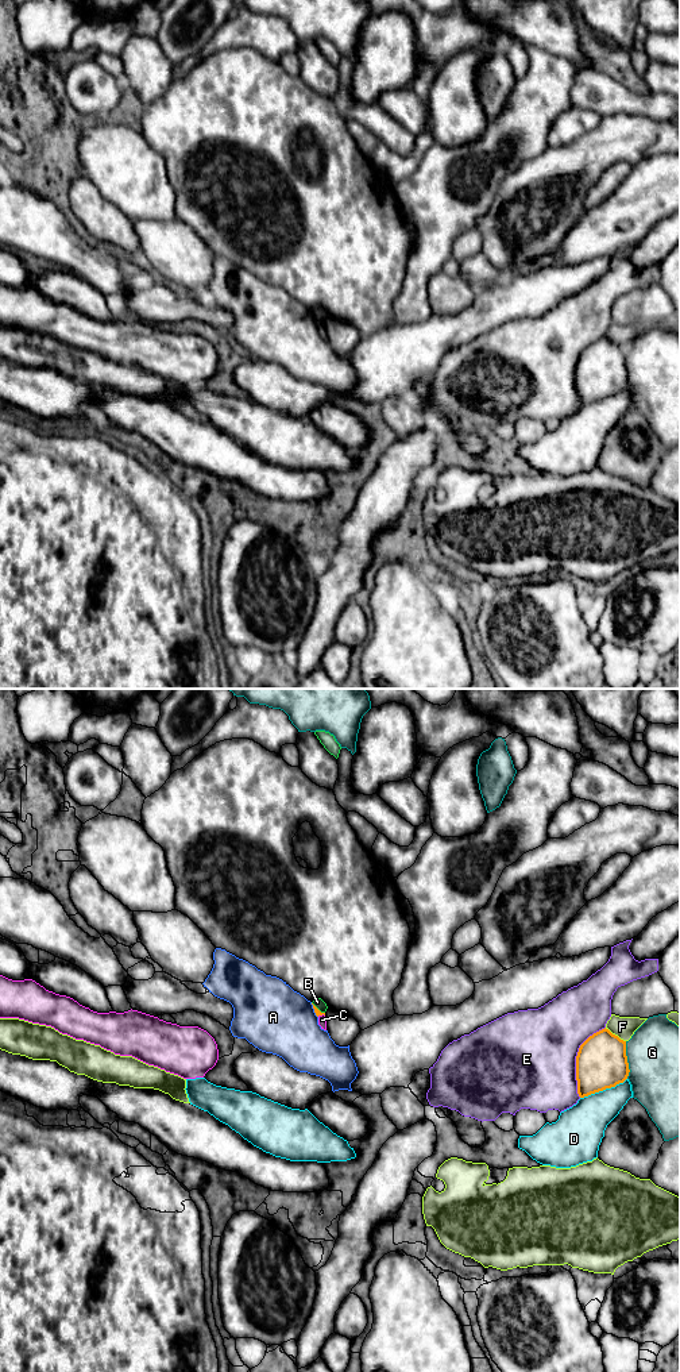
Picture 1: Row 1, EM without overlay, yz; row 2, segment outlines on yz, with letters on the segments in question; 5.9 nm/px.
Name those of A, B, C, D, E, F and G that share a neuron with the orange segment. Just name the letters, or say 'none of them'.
none of them

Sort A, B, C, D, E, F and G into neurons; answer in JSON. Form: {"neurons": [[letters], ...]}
{"neurons": [["A"], ["B"], ["C"], ["D"], ["E"], ["F"], ["G"]]}

